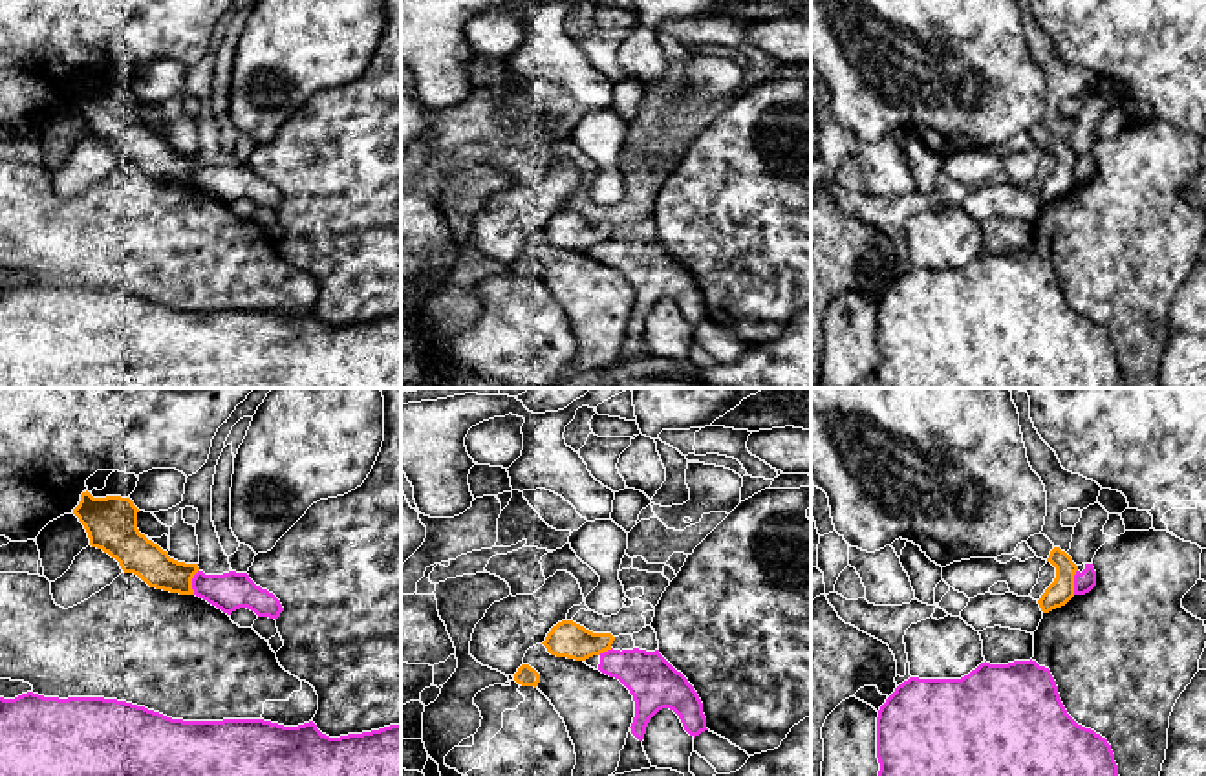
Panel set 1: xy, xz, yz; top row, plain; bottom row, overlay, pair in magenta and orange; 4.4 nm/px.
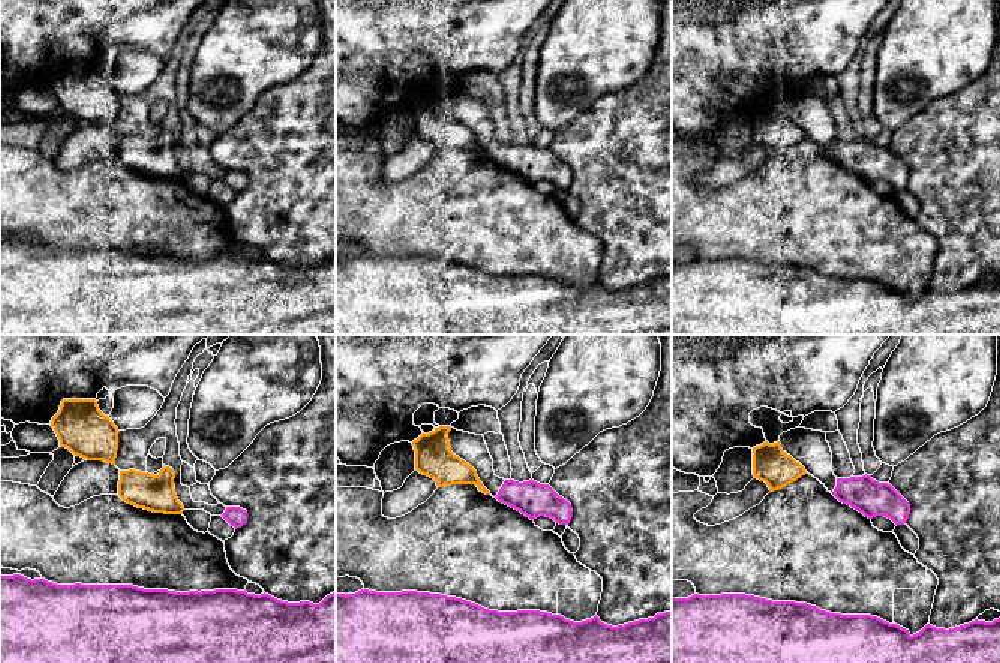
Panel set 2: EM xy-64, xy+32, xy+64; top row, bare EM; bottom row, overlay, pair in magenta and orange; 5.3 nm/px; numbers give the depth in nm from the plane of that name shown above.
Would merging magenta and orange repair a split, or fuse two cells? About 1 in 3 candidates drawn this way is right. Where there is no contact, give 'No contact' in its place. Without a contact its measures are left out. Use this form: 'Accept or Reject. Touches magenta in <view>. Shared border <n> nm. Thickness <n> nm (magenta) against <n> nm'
Reject. Touches magenta in xy. Shared border 110 nm. Thickness 170 nm (magenta) against 160 nm

